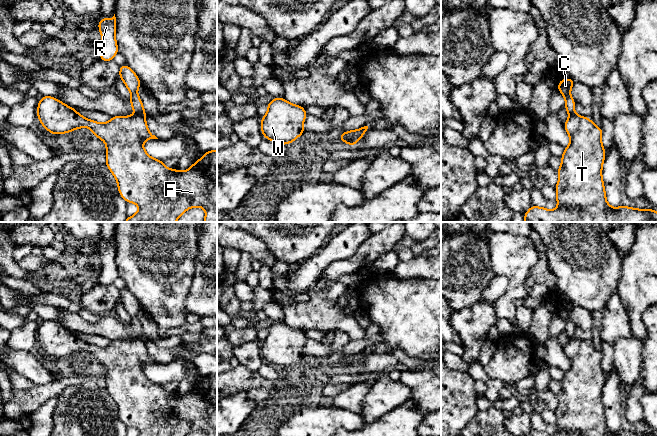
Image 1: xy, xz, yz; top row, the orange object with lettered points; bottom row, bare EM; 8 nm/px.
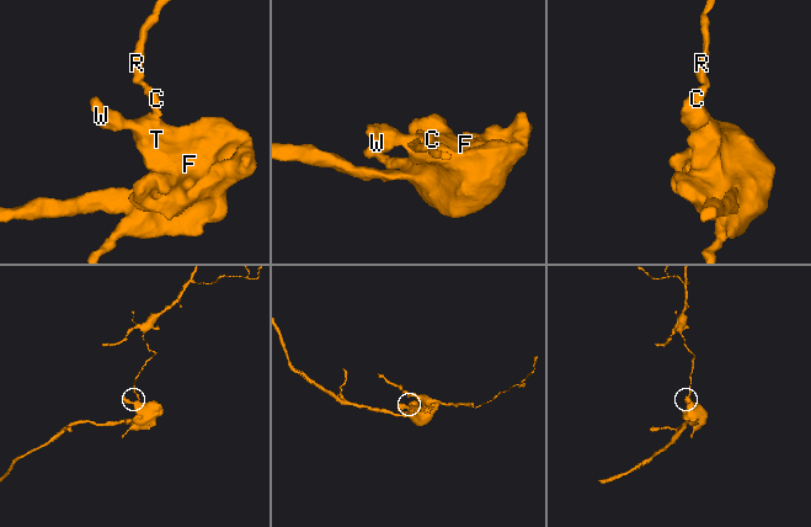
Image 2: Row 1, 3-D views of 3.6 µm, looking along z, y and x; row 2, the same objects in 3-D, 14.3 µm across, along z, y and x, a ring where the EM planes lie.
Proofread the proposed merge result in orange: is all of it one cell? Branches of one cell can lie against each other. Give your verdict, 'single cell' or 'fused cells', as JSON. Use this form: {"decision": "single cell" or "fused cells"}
{"decision": "fused cells"}

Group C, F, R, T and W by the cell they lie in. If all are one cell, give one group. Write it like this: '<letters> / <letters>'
C R / F T W

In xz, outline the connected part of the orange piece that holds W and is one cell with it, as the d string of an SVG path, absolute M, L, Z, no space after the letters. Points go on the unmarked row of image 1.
M275 321L267 331L266 339L261 342L261 356L264 362L285 369L306 356L303 347L308 338L303 330L294 329L282 321Z

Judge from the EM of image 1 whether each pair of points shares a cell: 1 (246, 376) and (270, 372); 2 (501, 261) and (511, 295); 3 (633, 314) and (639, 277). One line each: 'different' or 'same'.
1: different
2: same
3: same

